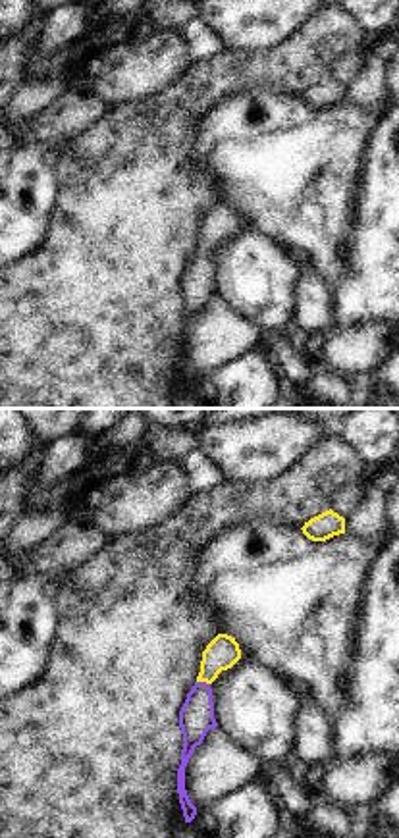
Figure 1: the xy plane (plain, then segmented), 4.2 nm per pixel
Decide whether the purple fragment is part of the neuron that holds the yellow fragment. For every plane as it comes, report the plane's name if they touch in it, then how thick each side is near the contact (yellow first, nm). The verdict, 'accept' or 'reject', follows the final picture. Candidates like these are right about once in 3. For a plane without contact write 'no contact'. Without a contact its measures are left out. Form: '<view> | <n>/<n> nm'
xy | 140/140 nm

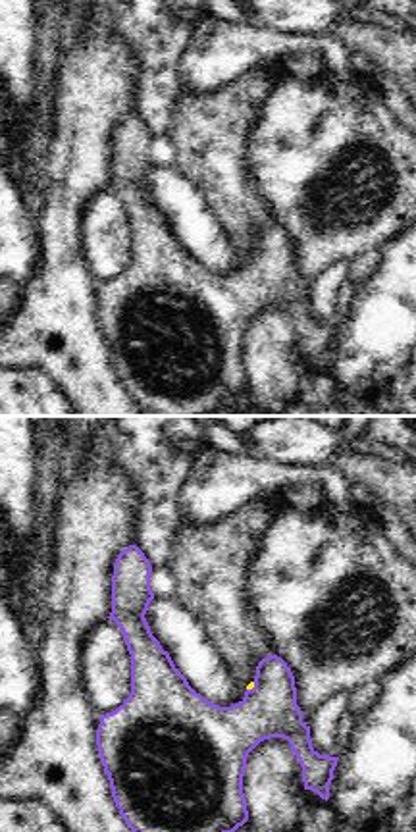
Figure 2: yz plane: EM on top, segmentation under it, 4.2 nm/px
yz | 20/280 nm

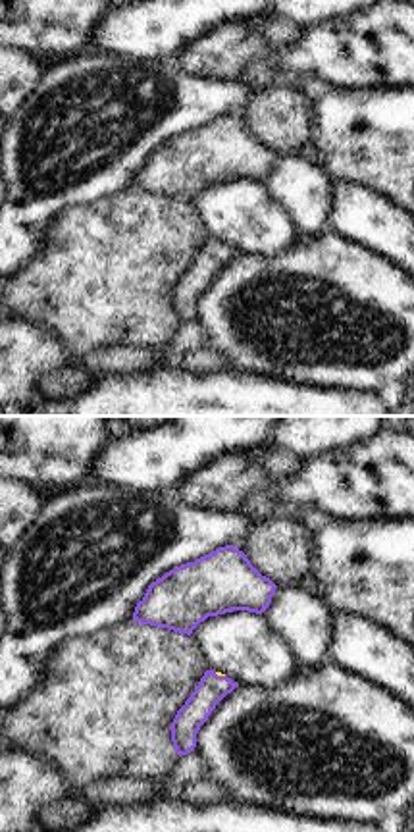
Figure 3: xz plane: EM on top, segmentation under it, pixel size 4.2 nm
xz | 20/120 nm

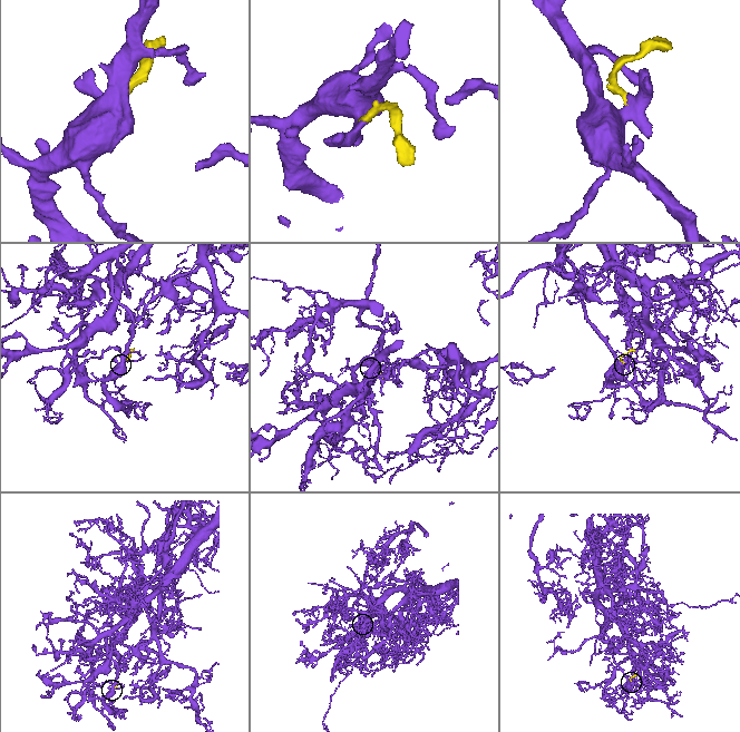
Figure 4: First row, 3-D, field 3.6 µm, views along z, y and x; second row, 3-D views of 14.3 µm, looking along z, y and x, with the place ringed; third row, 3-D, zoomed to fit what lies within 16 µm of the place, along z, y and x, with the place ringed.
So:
accept

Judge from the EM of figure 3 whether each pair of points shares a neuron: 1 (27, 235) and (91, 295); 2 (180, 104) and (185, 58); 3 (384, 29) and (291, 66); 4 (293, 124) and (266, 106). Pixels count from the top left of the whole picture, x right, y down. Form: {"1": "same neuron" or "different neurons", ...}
{"1": "different neurons", "2": "different neurons", "3": "same neuron", "4": "same neuron"}

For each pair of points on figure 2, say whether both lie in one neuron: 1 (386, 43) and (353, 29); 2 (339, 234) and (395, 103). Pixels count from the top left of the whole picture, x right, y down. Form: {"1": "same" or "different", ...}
{"1": "same", "2": "different"}

